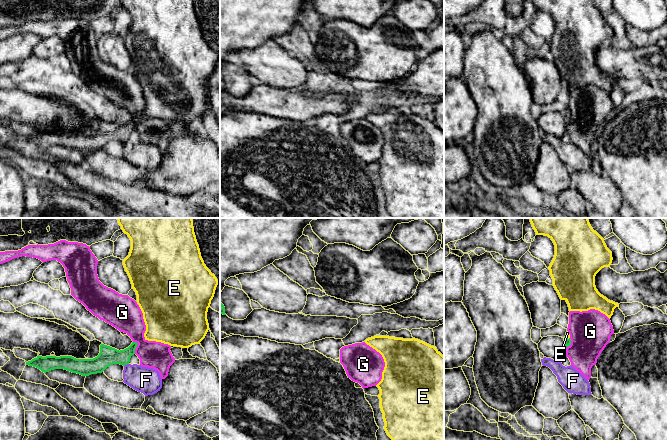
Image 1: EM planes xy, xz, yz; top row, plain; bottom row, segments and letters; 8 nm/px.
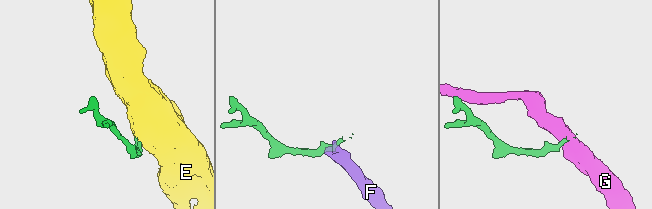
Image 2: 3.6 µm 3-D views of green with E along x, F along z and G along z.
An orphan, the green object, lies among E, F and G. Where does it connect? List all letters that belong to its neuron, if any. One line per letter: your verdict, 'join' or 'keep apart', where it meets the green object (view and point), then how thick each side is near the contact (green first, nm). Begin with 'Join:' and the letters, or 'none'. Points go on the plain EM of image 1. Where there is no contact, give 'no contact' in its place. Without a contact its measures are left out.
Join: E
E: join; contact yz (566, 113); calibres 50 and 30 nm
F: keep apart; contact xy (126, 140); calibres 150 and 220 nm
G: keep apart; contact xy (136, 122); calibres 150 and 240 nm

